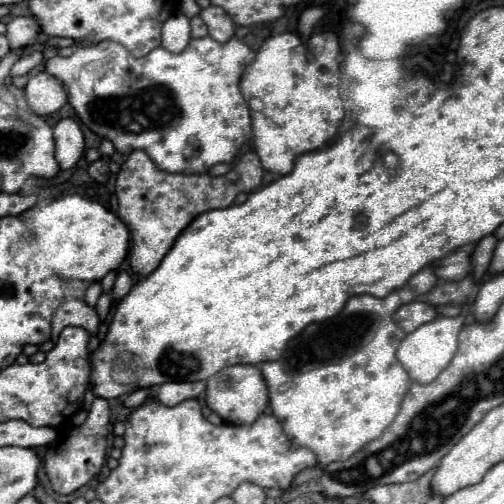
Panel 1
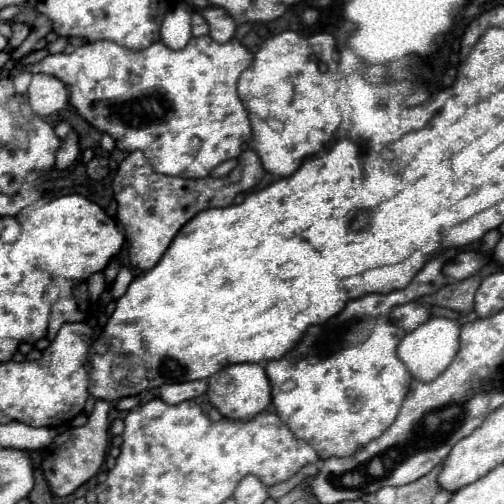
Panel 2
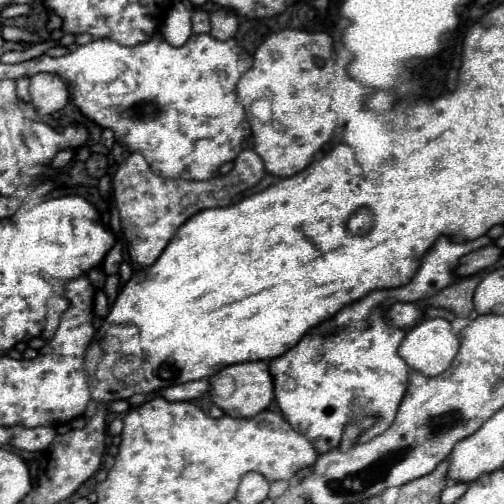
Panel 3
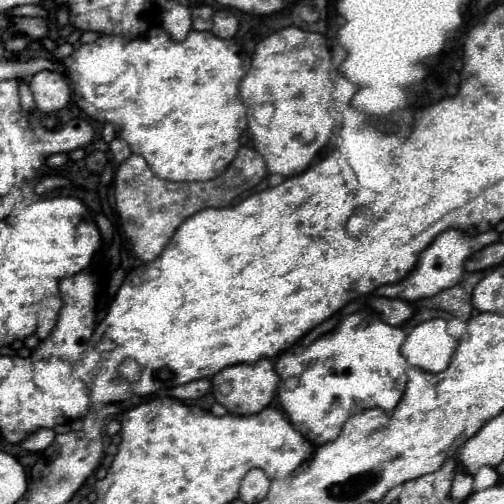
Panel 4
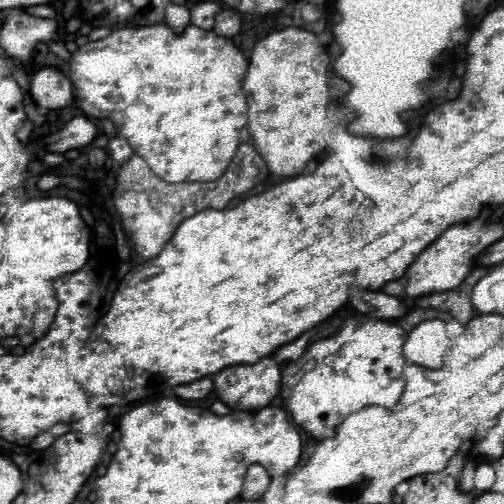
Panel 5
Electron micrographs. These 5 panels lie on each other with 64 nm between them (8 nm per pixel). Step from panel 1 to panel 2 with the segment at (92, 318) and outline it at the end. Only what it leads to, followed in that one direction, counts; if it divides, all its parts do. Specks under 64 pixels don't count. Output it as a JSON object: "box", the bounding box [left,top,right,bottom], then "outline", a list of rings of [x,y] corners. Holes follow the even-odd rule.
{"box":[48,298,86,340],"outline":[[[58,298],[52,302],[52,312],[50,312],[50,322],[48,322],[48,340],[54,340],[56,332],[64,322],[80,322],[84,320],[86,314],[78,310],[78,304],[74,298]]]}

